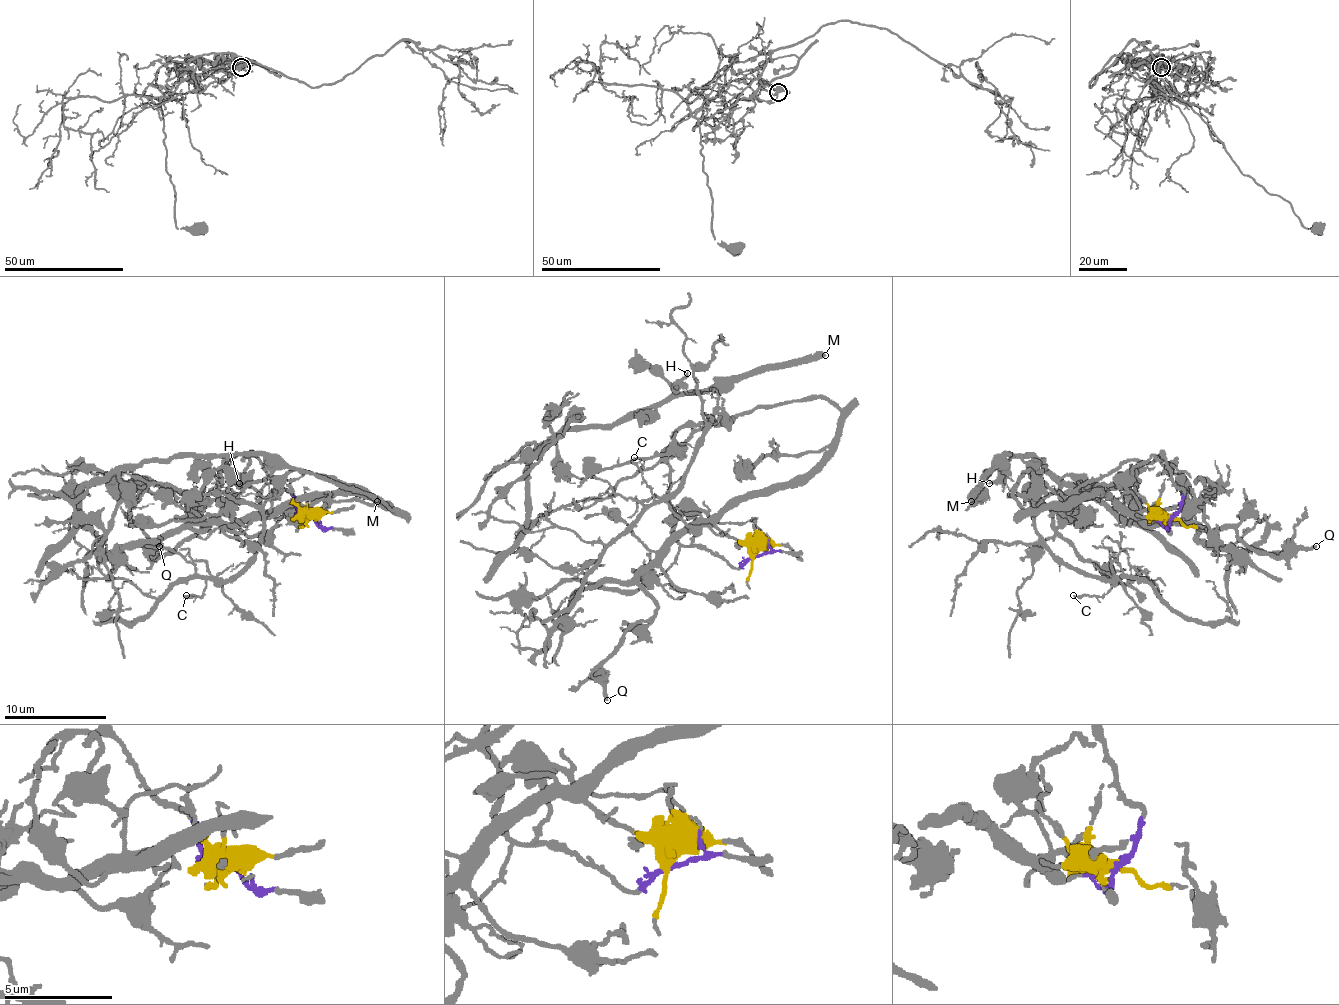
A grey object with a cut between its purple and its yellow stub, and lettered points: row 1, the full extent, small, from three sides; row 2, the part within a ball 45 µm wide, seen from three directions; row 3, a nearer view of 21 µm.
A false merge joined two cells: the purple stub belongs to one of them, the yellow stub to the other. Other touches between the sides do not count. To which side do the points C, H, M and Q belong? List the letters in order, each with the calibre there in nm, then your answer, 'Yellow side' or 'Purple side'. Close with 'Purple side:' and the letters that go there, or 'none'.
C: Thickness 200 nm. Purple side
H: Thickness 200 nm. Purple side
M: Thickness 400 nm. Purple side
Q: Thickness 280 nm. Yellow side
Purple side: C, H, M

